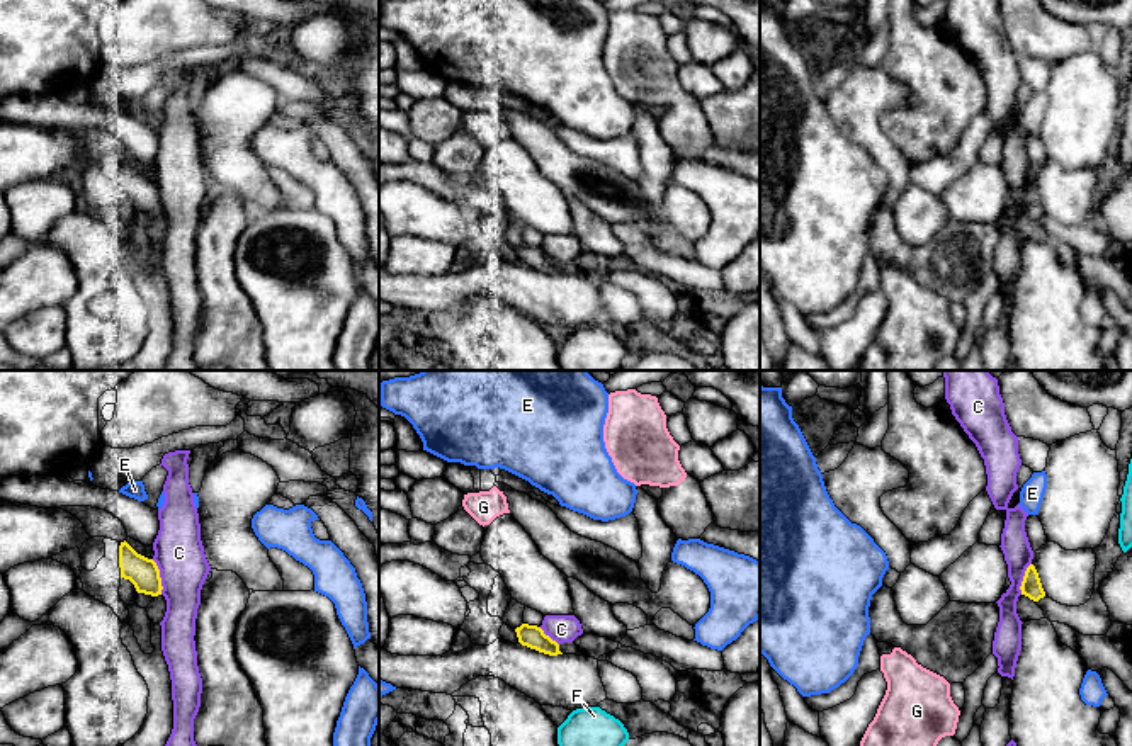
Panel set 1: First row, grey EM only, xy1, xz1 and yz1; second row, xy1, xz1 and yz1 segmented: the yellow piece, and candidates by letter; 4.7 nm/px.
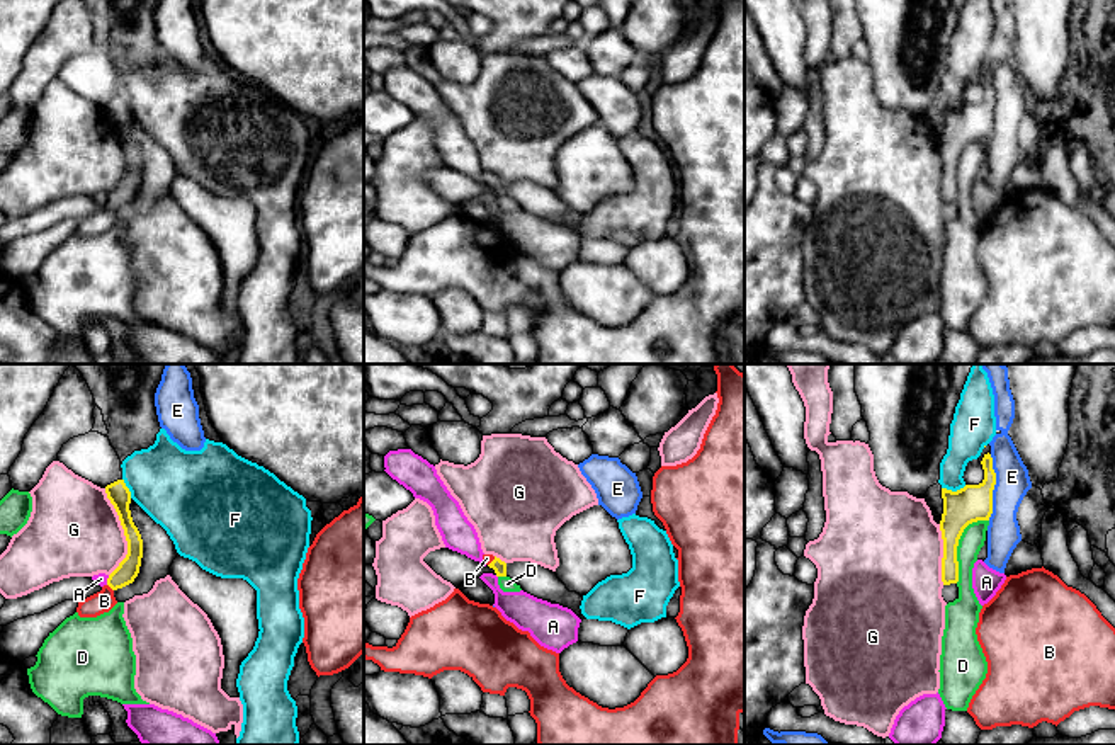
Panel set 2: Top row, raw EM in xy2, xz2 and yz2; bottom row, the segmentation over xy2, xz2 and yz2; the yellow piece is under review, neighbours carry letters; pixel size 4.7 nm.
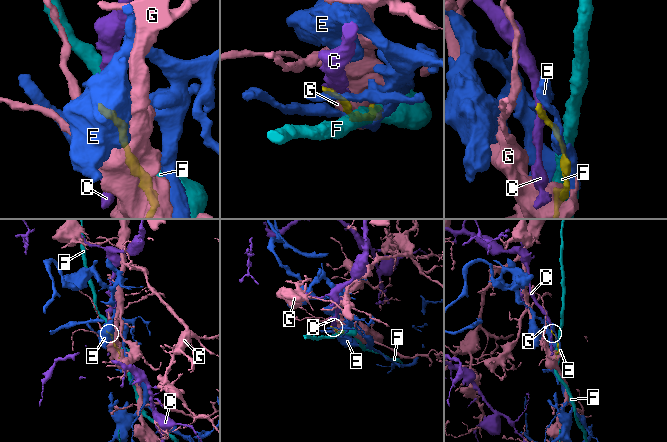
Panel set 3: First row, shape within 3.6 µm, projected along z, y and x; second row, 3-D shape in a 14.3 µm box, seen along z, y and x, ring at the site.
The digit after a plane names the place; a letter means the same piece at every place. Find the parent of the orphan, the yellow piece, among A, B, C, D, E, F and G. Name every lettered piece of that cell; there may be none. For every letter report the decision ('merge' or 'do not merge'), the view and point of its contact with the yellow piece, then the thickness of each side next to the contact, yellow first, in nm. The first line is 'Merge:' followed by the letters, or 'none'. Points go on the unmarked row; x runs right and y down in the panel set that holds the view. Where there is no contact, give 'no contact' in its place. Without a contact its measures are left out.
Merge: B
A: do not merge | xy2 (107, 199) | 100/60 nm
B: merge | xy2 (109, 204) | 100/100 nm
C: do not merge | xy1 (158, 196) | 150/240 nm
D: do not merge | yz2 (957, 164) | 180/120 nm
E: do not merge | yz2 (993, 106) | 180/160 nm
F: do not merge | yz2 (954, 111) | 180/170 nm
G: do not merge | xy2 (124, 152) | 110/440 nm

